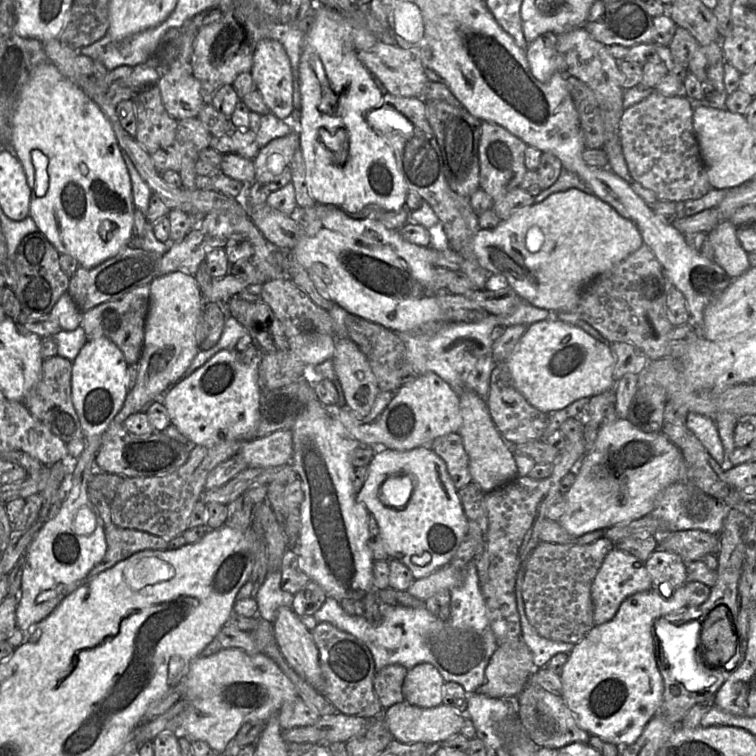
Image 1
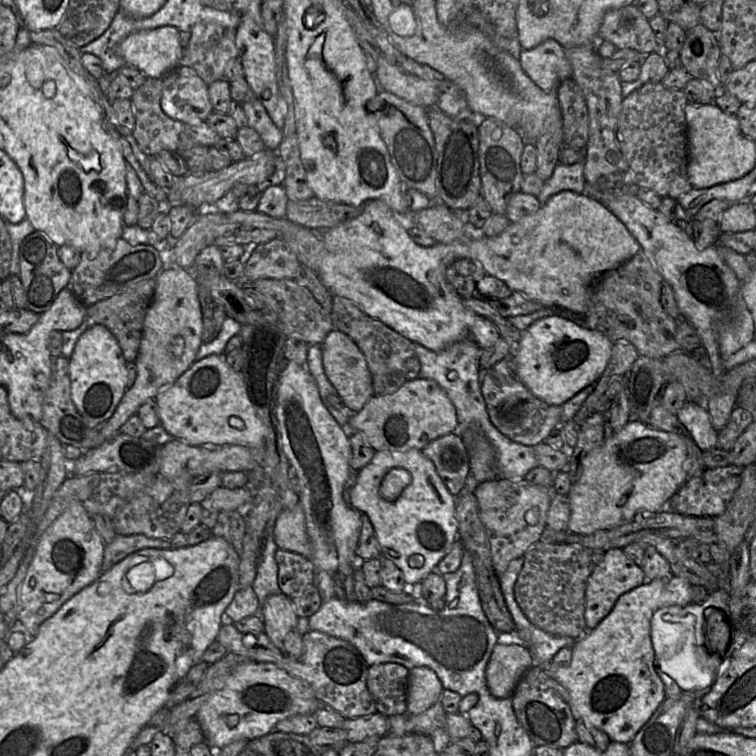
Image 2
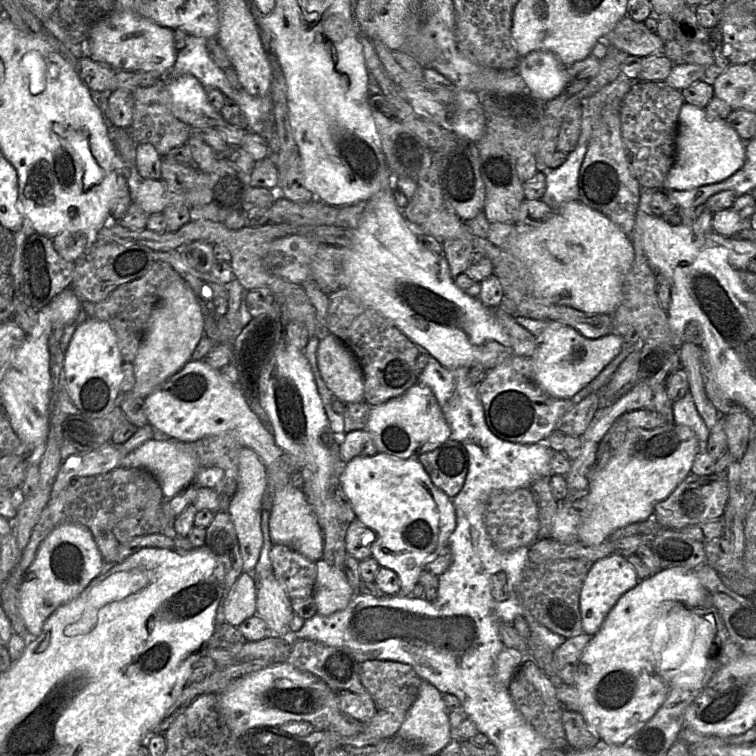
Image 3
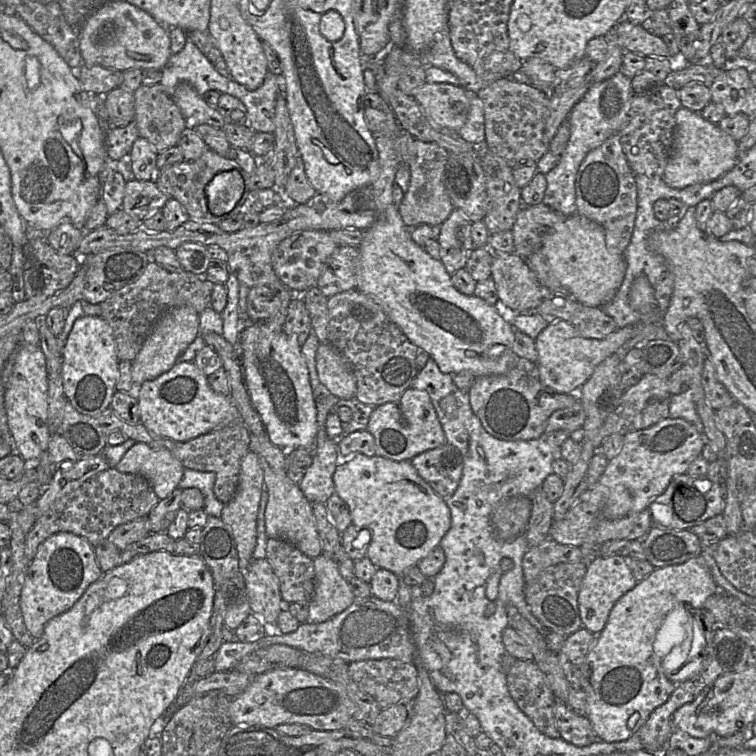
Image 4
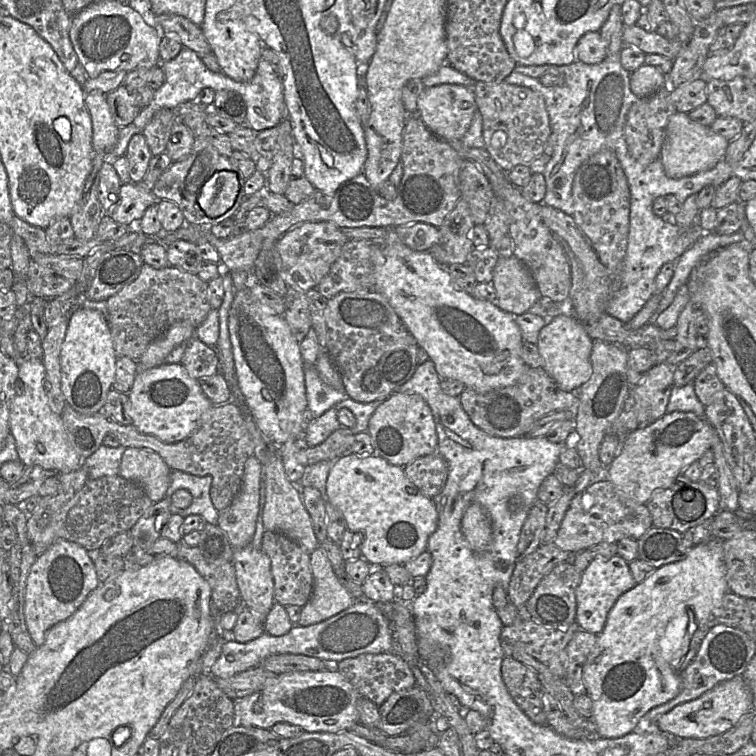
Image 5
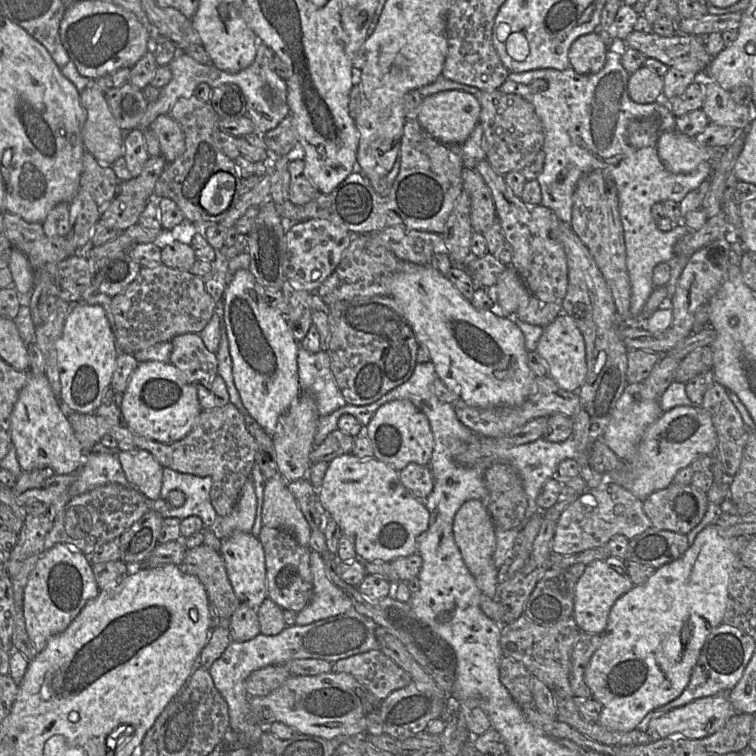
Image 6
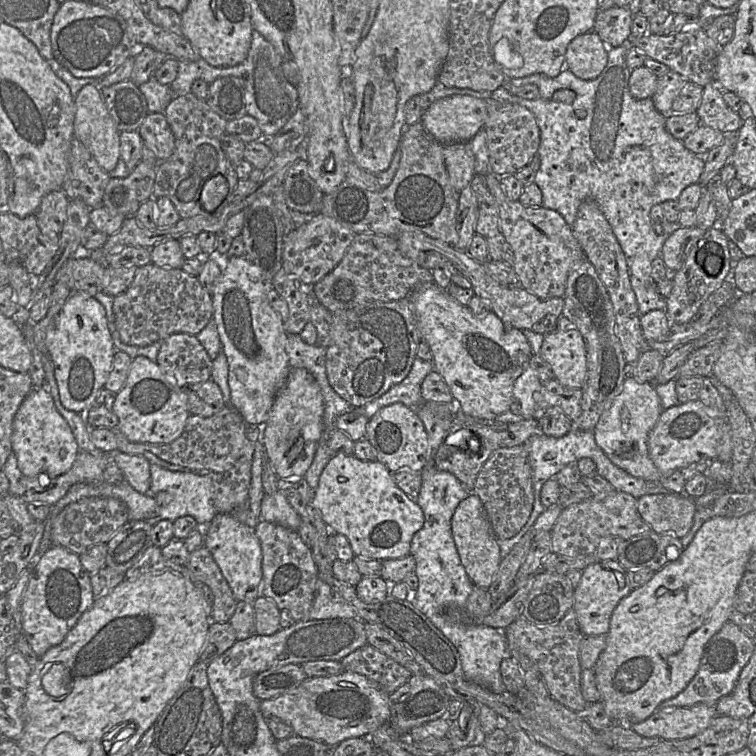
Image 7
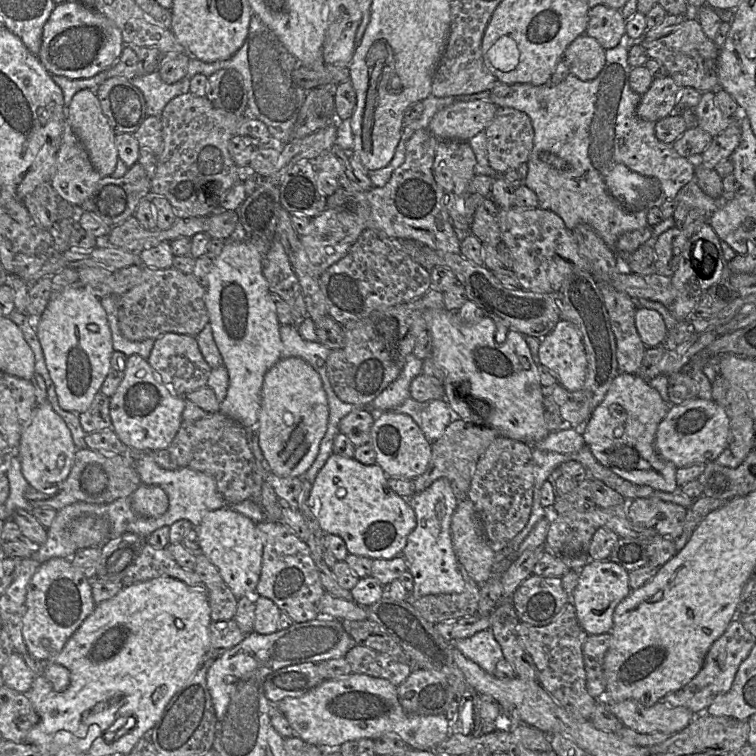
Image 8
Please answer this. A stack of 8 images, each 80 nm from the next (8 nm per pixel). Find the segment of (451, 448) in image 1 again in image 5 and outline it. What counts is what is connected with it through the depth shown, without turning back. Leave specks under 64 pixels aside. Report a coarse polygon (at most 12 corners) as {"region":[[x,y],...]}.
{"region":[[437,452],[413,460],[404,471],[430,498],[442,491],[447,464]]}

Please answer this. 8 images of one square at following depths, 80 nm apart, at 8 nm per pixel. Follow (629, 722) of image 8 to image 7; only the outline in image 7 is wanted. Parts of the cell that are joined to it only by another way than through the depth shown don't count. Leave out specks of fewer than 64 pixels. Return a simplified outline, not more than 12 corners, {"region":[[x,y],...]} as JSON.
{"region":[[714,705],[657,709],[630,727],[644,737],[686,739],[705,730]]}

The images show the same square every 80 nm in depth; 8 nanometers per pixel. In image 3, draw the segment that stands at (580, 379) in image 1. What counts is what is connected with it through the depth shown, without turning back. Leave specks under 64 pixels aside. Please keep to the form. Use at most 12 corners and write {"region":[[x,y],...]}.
{"region":[[551,321],[536,336],[534,380],[571,399],[620,354],[590,339]]}

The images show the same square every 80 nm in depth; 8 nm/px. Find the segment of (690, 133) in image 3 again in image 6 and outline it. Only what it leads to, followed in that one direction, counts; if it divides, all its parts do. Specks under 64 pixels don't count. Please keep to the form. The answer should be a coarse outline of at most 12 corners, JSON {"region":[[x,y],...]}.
{"region":[[677,130],[661,132],[657,151],[668,171],[685,174],[722,150]]}

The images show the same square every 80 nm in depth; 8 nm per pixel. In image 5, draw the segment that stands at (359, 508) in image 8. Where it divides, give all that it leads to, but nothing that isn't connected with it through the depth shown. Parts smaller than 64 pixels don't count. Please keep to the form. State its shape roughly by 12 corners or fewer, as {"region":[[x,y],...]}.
{"region":[[375,455],[335,460],[325,500],[373,570],[427,551],[433,499]]}

